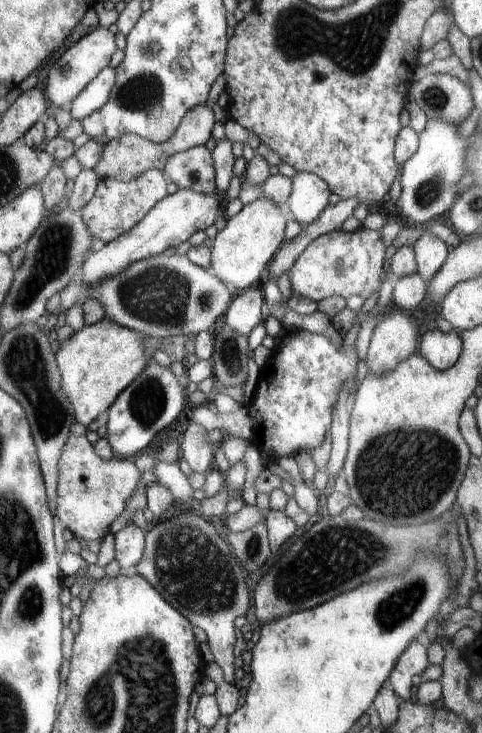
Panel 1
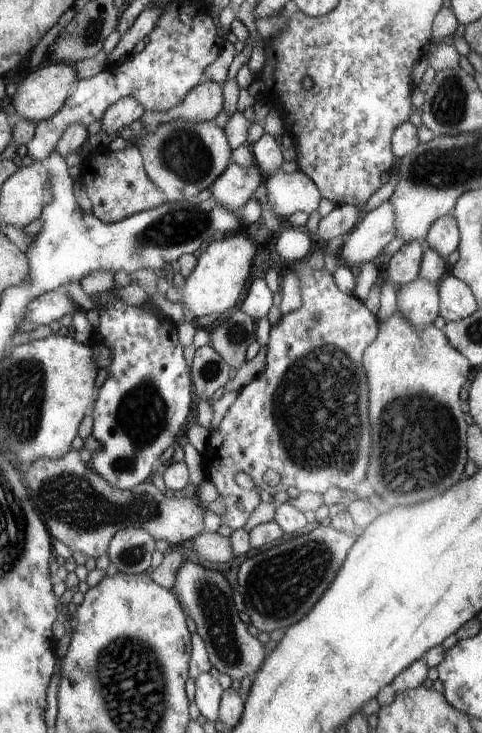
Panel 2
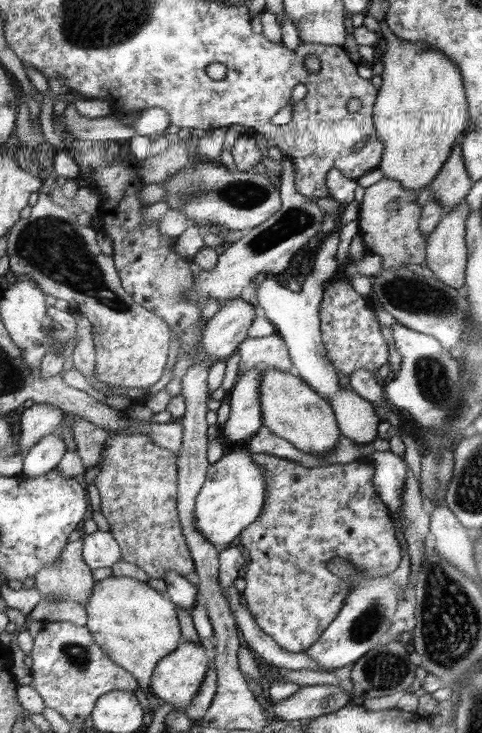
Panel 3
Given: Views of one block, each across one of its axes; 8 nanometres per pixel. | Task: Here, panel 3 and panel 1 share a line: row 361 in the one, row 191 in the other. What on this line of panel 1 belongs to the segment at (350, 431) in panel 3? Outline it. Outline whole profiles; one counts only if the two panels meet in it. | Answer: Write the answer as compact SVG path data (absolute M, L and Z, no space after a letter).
M298 171L292 177L292 192L285 208L303 226L310 226L328 204L330 188L317 174Z

